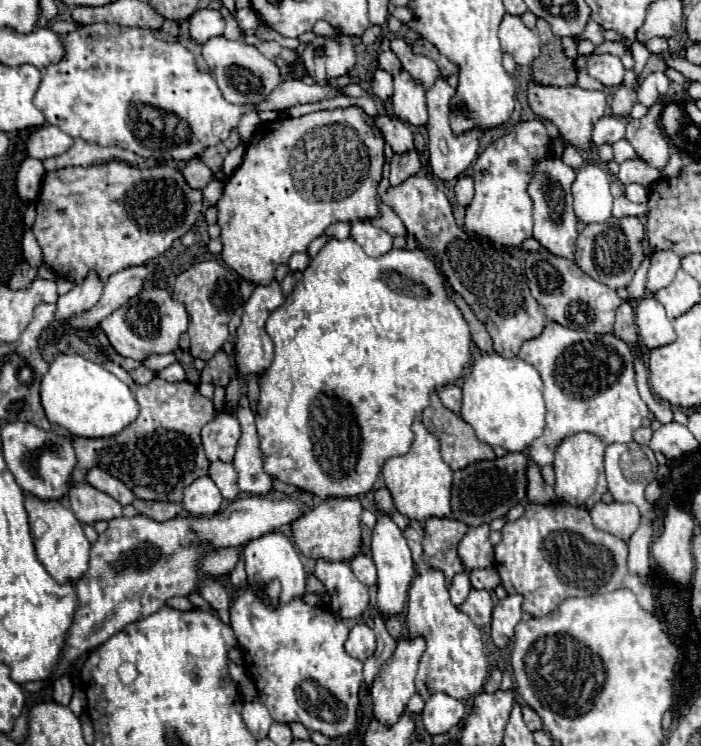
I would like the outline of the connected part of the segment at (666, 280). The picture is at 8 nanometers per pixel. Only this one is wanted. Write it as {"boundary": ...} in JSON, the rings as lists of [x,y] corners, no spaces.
{"boundary":[[[654,252],[652,254],[652,266],[650,266],[650,272],[648,272],[648,290],[650,292],[656,292],[664,286],[668,286],[676,272],[680,268],[680,256],[676,256],[676,252]]]}

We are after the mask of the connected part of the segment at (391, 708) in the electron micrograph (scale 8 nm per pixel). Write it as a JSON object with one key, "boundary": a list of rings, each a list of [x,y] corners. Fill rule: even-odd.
{"boundary":[[[420,634],[418,636],[402,636],[398,640],[398,646],[396,646],[394,654],[388,658],[384,668],[380,670],[380,674],[372,682],[370,696],[372,696],[372,702],[374,702],[374,716],[382,724],[394,724],[400,718],[400,714],[406,710],[408,700],[416,694],[414,678],[416,678],[418,662],[420,662],[420,656],[422,656],[424,650],[426,650],[424,636],[420,636]]]}

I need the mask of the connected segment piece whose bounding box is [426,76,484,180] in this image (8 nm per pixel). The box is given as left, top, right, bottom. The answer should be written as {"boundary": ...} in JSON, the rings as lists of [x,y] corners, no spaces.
{"boundary":[[[440,76],[436,78],[436,82],[432,84],[432,88],[426,92],[426,98],[428,98],[428,112],[430,112],[430,118],[428,118],[428,152],[430,152],[430,168],[434,172],[434,176],[438,176],[440,180],[454,180],[458,178],[460,174],[466,172],[466,168],[472,164],[472,160],[476,158],[476,150],[478,150],[478,142],[482,138],[482,130],[470,130],[462,136],[454,136],[452,134],[452,128],[450,128],[450,96],[454,94],[454,88],[446,84],[446,80]]]}

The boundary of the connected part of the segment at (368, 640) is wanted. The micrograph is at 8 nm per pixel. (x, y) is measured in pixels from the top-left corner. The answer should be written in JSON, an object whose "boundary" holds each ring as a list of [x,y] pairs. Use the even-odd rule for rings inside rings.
{"boundary":[[[356,624],[350,630],[350,636],[348,636],[344,648],[352,658],[358,658],[362,662],[366,658],[370,658],[376,650],[376,636],[374,636],[372,628],[366,626],[366,624]]]}

